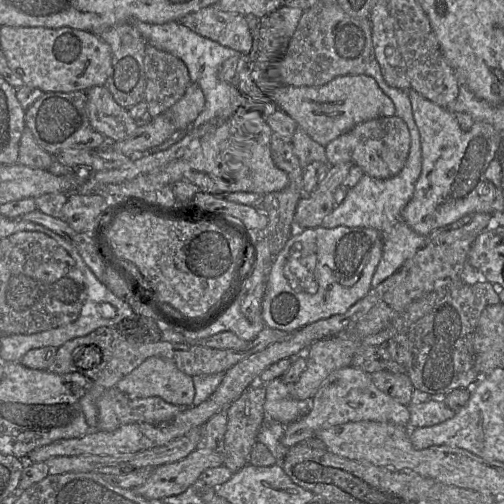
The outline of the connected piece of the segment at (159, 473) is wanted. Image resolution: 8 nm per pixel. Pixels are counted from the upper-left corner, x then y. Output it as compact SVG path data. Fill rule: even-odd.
M195 449L179 461L155 467L147 481L134 490L147 499L175 496L197 483L205 470L221 465L221 451Z

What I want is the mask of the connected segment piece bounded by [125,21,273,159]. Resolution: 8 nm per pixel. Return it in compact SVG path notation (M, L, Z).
M130 21L128 23L132 24L135 29L141 33L148 45L174 55L186 65L191 82L196 83L204 93L205 106L203 111L186 129L176 130L171 137L160 145L145 151L133 152L125 155L129 155L132 159L136 159L165 150L182 139L191 130L210 121L227 121L237 118L242 113L251 113L260 121L266 122L269 118L269 114L273 113L270 110L263 109L260 106L251 103L235 86L219 79L219 69L222 64L230 57L242 57L240 52L194 33L178 21L163 24L153 24L142 21Z

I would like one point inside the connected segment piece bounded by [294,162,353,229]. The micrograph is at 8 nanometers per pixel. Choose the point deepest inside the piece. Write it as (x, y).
(311, 210)

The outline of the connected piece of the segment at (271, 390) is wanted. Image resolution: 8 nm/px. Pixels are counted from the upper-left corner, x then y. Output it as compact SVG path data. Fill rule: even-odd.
M282 378L265 384L264 423L280 422L284 425L296 421L312 409L312 400L296 400L290 396L290 385Z

